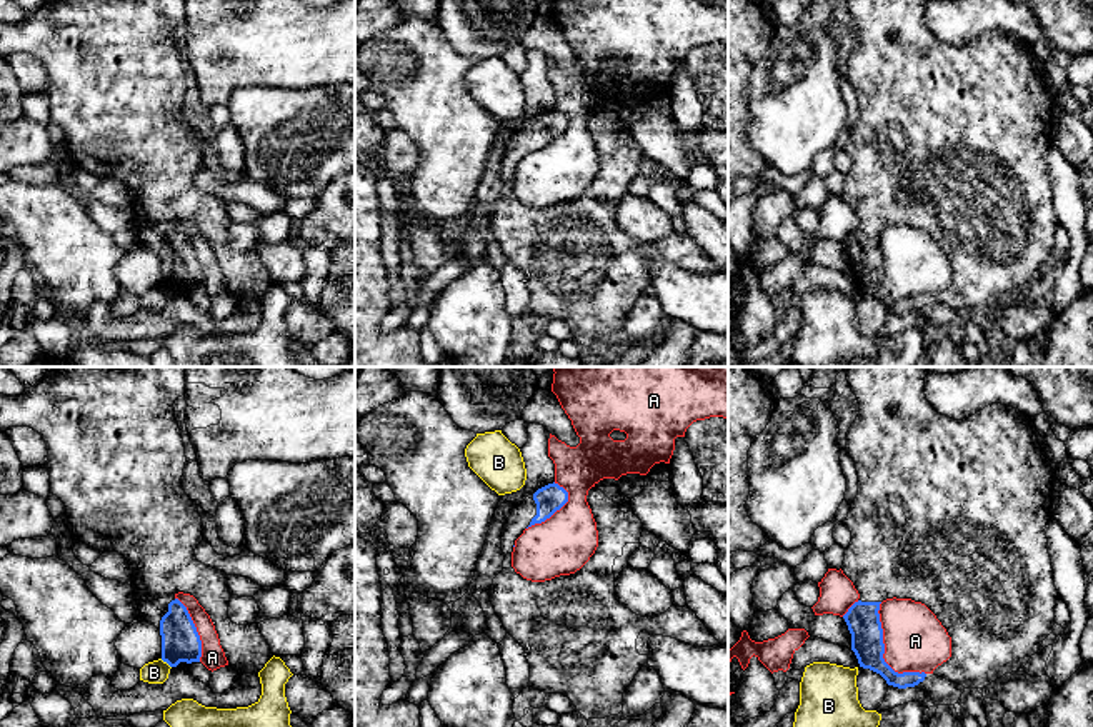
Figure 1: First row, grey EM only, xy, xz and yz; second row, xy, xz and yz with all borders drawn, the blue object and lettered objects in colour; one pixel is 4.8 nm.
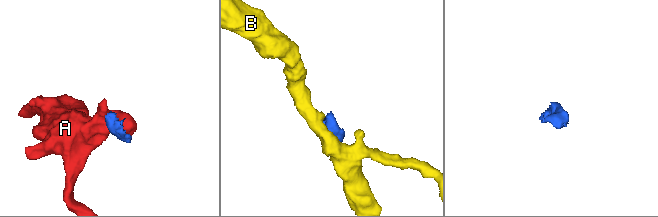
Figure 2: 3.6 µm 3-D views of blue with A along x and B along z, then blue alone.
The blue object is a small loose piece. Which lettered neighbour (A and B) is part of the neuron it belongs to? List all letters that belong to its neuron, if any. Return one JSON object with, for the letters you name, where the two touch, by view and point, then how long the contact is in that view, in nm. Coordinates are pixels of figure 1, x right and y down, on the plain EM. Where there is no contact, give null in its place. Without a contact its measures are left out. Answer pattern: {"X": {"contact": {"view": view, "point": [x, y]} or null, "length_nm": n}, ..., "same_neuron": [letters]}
{"same_neuron": []}

